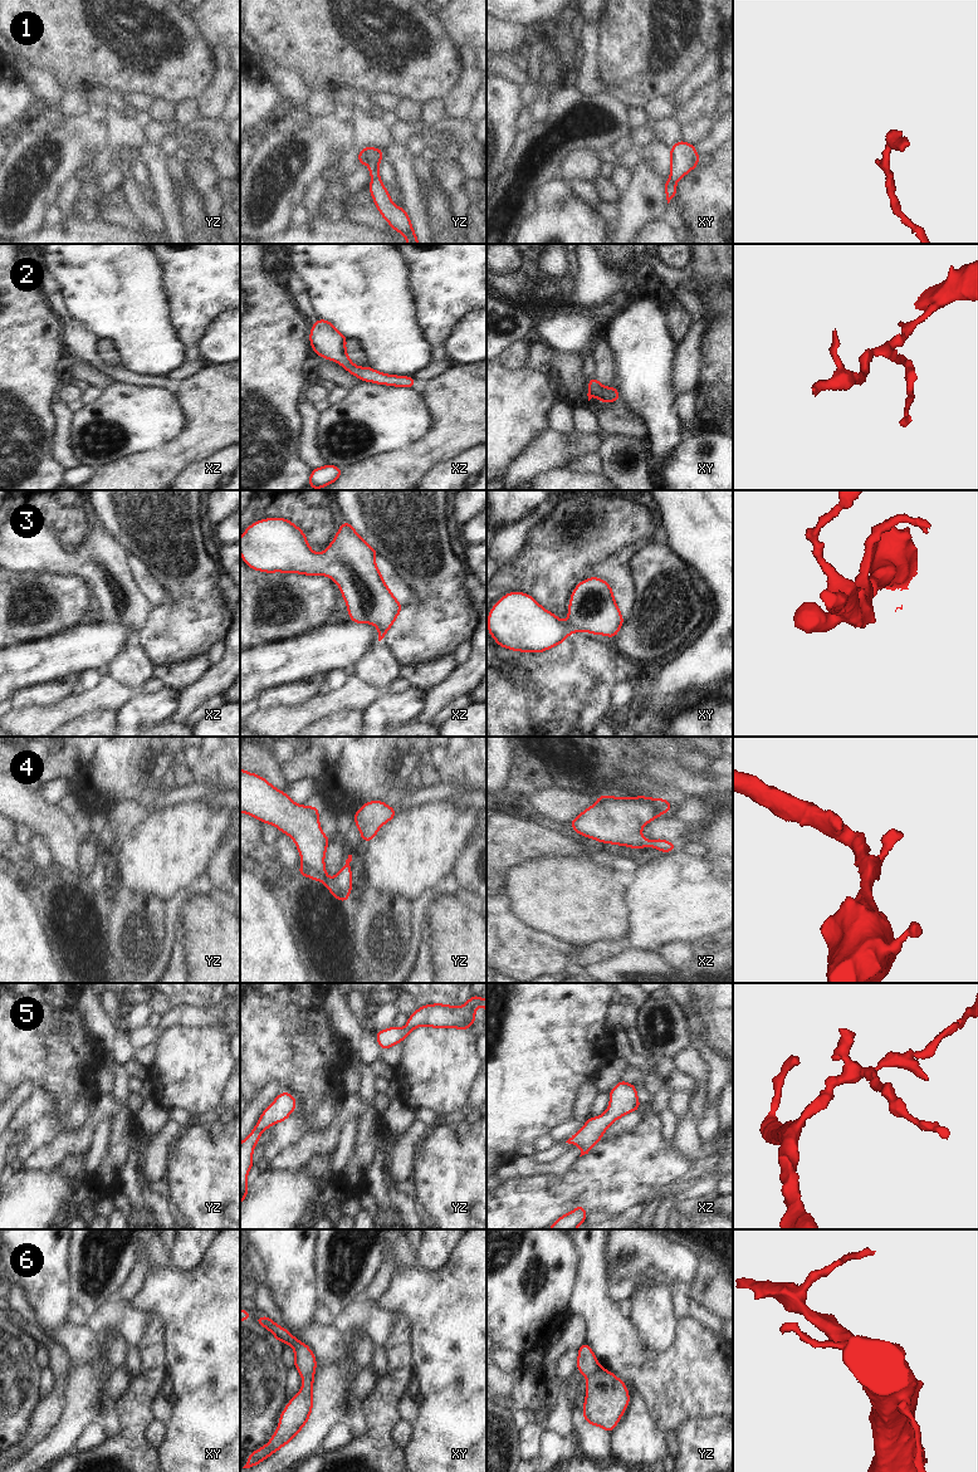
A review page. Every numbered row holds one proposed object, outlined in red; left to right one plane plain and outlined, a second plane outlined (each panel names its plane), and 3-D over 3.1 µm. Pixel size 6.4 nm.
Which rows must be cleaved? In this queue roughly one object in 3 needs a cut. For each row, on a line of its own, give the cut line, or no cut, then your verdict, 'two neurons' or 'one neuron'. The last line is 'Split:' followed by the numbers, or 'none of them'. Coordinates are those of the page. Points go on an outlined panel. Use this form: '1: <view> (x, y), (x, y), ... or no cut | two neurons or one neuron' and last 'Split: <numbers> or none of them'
1: no cut | one neuron
2: no cut | one neuron
3: no cut | one neuron
4: no cut | one neuron
5: no cut | one neuron
6: no cut | one neuron
Split: none of them

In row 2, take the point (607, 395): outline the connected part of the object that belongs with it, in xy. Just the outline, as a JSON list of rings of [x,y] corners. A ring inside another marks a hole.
[[[597,378],[588,380],[588,401],[592,397],[597,397],[603,404],[610,404],[612,401],[620,401],[620,395],[617,387],[605,387]]]

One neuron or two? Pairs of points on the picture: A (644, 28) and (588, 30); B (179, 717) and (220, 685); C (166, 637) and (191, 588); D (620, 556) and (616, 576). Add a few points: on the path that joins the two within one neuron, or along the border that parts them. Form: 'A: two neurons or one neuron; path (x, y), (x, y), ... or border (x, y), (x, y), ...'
A: two neurons; border (595, 24), (597, 34), (596, 60)
B: one neuron; path (187, 704), (192, 693), (199, 693), (208, 688)
C: one neuron; path (179, 625), (191, 612), (191, 601)
D: two neurons; border (614, 556), (622, 565), (627, 566)

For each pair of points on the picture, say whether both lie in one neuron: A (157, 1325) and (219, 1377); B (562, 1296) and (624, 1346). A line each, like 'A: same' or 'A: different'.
A: different
B: different

